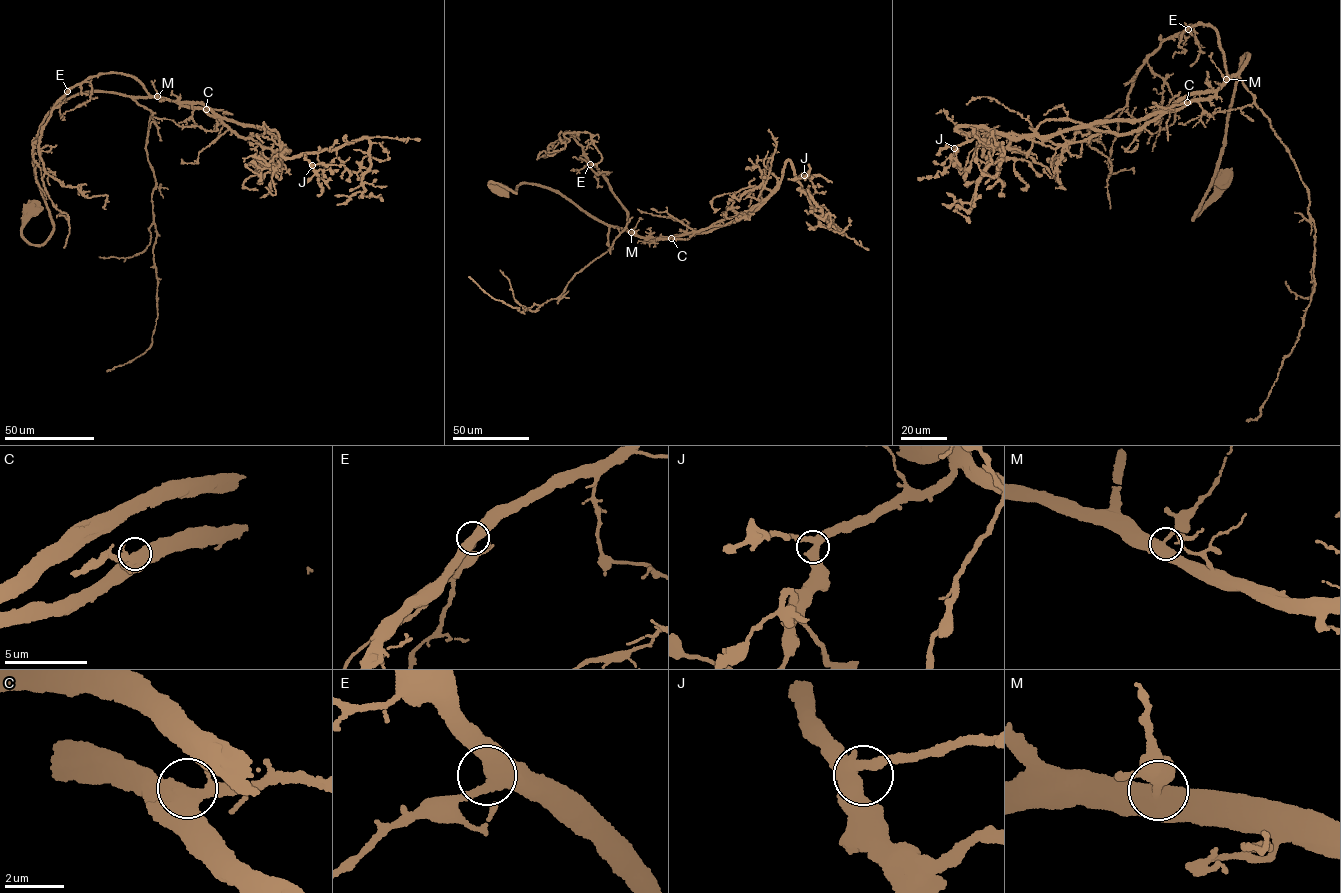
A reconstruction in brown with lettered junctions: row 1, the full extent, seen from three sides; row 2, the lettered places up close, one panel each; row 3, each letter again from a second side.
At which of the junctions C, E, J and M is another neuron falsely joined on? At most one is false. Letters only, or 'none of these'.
none of these

